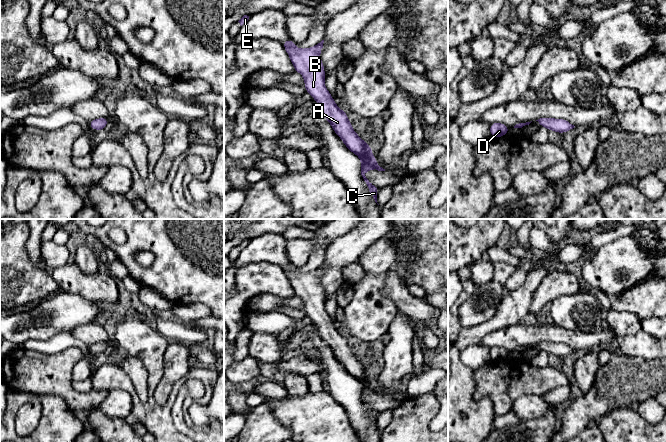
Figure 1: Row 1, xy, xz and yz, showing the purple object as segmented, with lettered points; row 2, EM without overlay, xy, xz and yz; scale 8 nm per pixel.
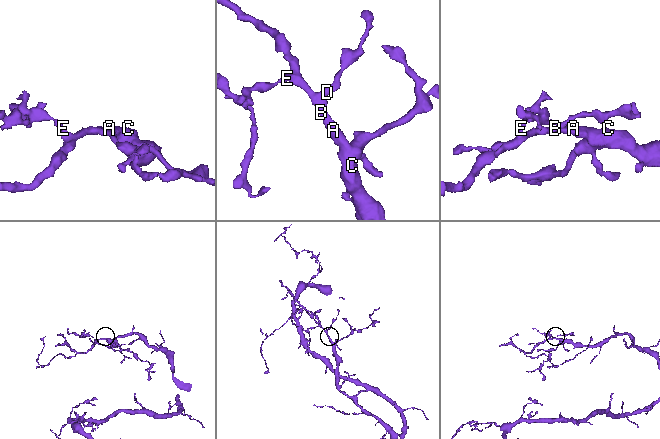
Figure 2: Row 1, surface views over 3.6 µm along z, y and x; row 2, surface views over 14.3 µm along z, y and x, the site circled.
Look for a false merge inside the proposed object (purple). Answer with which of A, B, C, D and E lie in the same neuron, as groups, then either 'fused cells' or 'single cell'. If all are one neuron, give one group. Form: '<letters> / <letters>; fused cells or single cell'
A B C D E; single cell

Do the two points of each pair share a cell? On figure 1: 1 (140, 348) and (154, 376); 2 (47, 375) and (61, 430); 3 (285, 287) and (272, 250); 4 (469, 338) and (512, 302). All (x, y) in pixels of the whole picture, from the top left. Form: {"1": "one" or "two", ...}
{"1": "one", "2": "two", "3": "two", "4": "one"}

